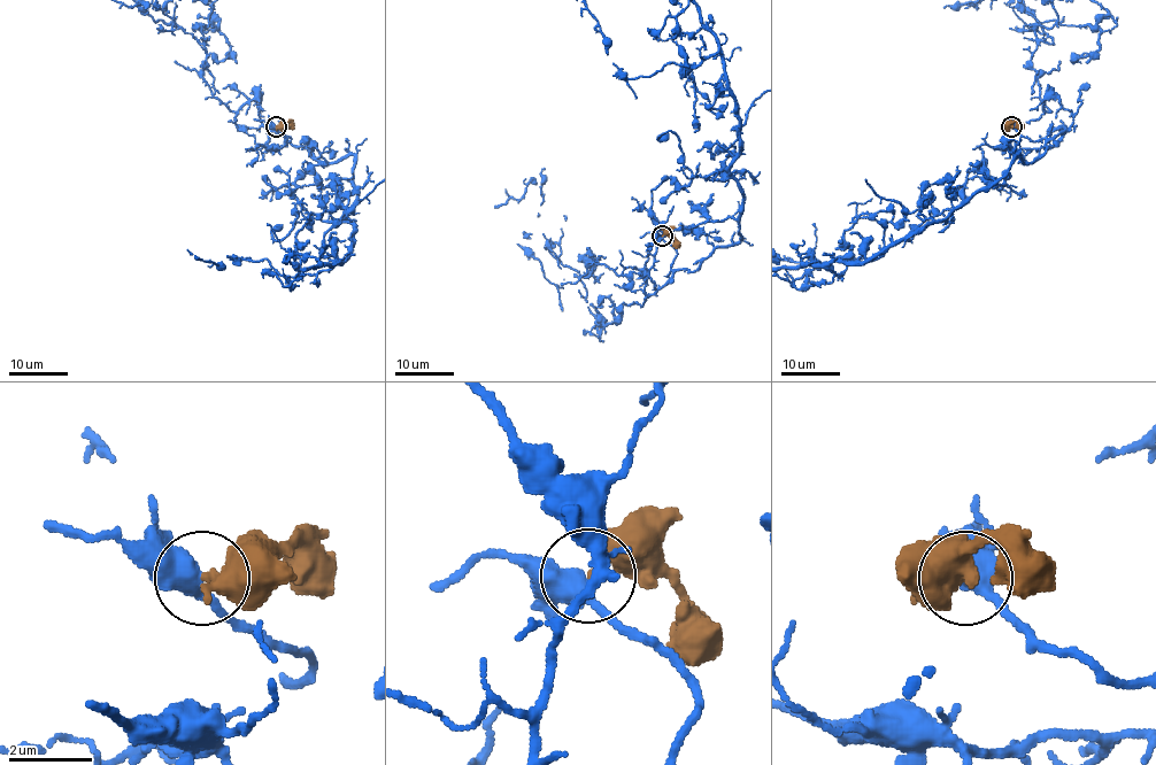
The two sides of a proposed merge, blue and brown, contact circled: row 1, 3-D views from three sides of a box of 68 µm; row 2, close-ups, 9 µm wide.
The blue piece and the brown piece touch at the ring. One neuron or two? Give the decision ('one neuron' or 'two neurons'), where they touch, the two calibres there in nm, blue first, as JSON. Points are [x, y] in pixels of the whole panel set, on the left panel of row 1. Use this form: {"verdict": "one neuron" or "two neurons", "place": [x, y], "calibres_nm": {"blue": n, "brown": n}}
{"verdict": "one neuron", "place": [276, 126], "calibres_nm": {"blue": 550, "brown": 280}}

